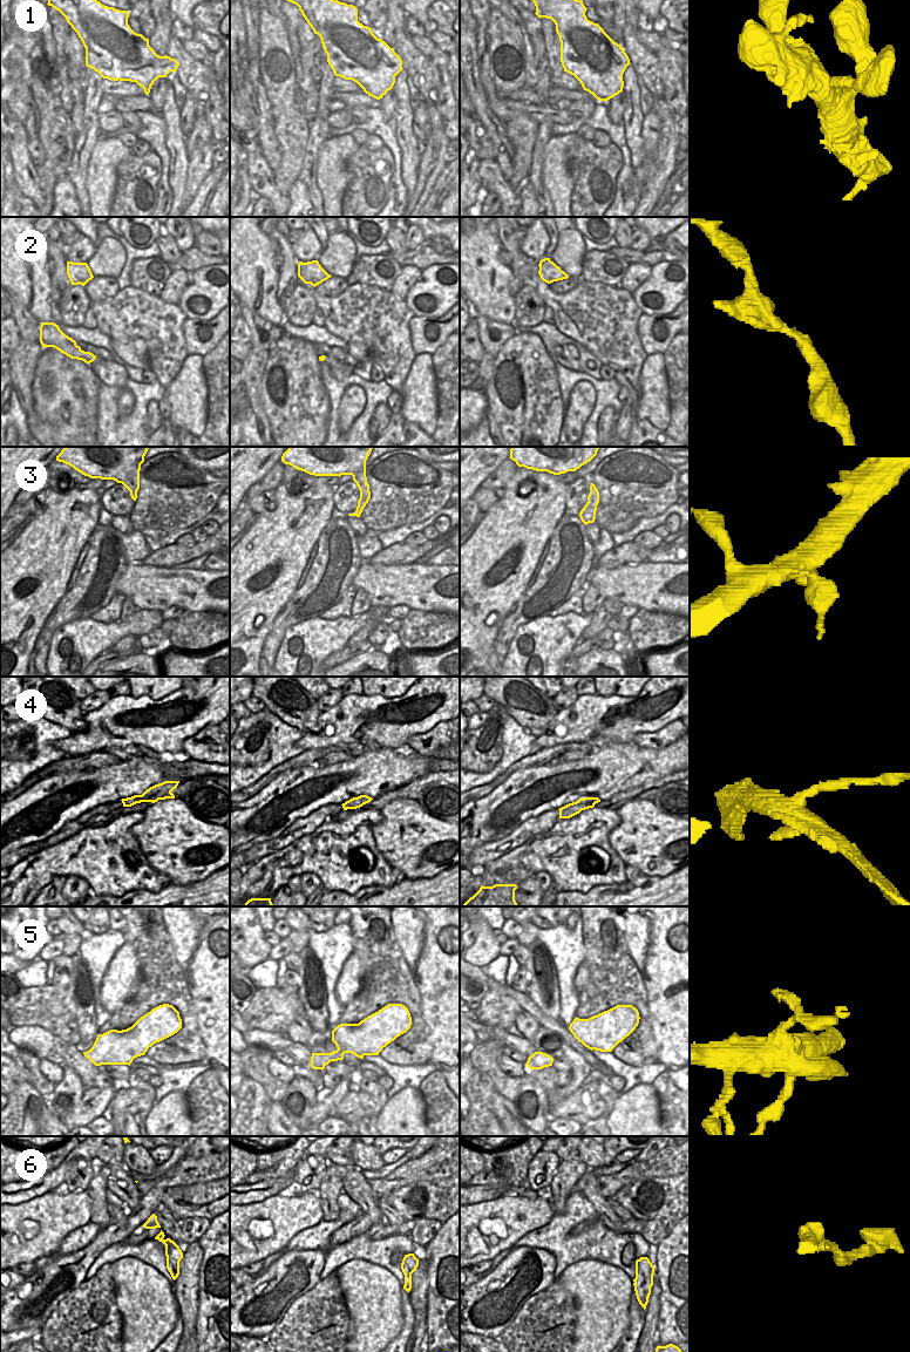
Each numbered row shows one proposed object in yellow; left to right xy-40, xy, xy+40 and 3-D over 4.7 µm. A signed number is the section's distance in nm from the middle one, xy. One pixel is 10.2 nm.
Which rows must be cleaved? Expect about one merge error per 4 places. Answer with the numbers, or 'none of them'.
4

